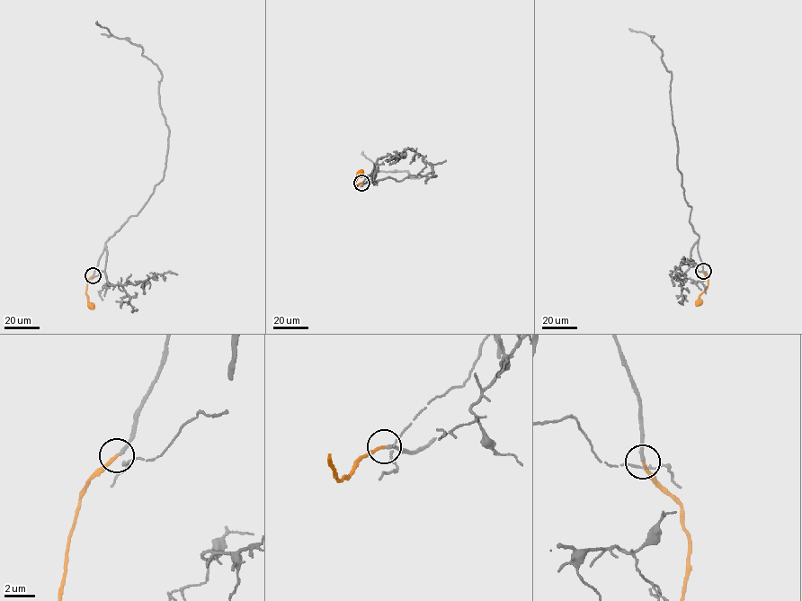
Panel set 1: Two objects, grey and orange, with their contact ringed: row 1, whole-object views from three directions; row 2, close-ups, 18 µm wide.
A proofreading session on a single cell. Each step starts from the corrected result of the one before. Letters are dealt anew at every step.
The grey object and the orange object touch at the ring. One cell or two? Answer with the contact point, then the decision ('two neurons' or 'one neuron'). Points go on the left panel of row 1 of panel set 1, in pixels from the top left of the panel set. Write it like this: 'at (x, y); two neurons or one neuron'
at (93, 275); one neuron

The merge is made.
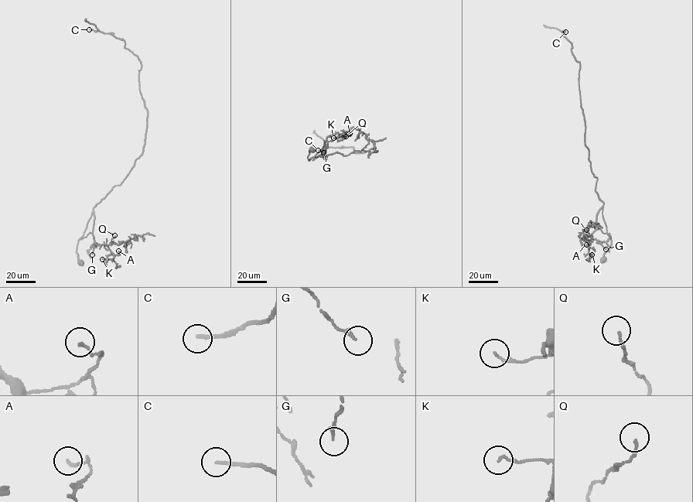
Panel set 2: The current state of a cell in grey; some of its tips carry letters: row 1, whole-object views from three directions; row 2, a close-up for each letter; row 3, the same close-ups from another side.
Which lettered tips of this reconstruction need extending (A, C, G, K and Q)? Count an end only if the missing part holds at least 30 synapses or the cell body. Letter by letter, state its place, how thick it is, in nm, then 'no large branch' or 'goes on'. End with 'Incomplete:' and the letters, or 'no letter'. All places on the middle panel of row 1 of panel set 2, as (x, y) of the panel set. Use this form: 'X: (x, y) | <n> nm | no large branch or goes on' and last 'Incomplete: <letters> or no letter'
A: (349, 133) | 110 nm | no large branch
C: (318, 150) | 180 nm | goes on
G: (323, 152) | 160 nm | no large branch
K: (333, 138) | 130 nm | no large branch
Q: (346, 136) | 130 nm | no large branch
Incomplete: C

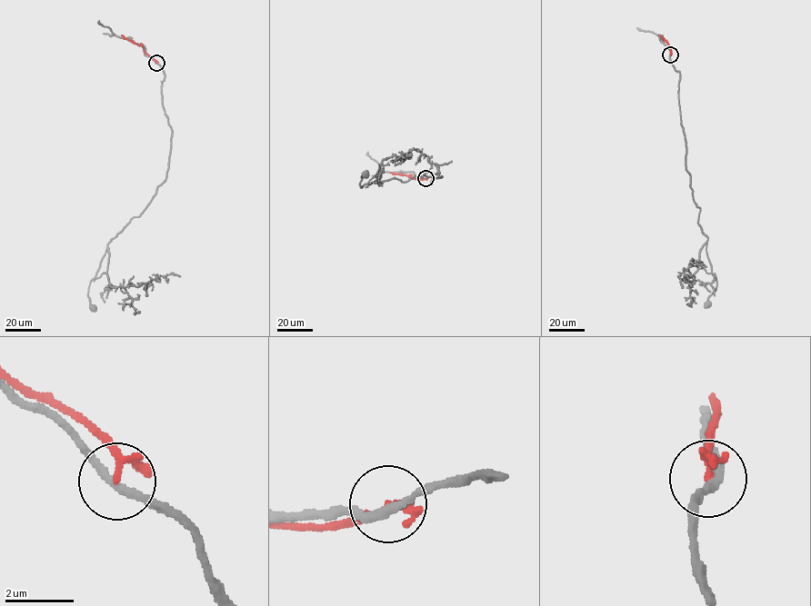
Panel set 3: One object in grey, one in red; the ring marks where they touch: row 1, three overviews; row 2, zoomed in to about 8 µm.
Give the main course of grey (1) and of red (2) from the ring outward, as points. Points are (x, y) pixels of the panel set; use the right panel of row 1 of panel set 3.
1: (670, 54), (680, 73), (685, 168), (716, 283), (708, 304)
2: (670, 54), (667, 43), (659, 34)

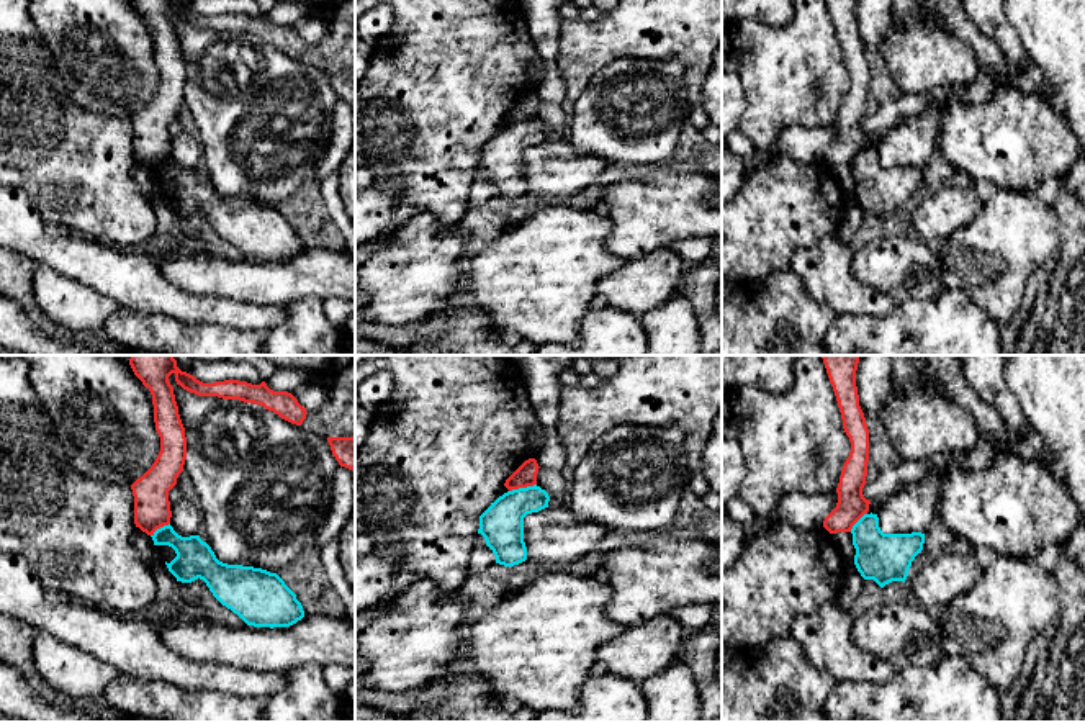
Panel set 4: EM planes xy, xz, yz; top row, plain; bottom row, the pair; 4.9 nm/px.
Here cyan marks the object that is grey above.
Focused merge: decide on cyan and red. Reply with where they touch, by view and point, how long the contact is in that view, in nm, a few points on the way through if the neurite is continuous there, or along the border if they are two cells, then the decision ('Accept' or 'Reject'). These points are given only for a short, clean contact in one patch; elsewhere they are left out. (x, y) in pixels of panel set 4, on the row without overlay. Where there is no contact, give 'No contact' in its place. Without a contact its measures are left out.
Touches cyan at xz (522, 121). Shared border 140 nm. Boundary: xz (535, 117), (509, 125). Reject

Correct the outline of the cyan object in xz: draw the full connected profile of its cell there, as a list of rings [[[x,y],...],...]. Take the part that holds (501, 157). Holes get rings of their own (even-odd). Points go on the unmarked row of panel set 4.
[[[540,120],[504,126],[479,149],[479,162],[496,196],[514,200],[527,193],[524,151],[548,141],[550,129]]]

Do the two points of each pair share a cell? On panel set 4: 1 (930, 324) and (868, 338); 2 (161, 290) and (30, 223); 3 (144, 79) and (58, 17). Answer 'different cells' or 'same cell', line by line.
1: same cell
2: same cell
3: same cell

